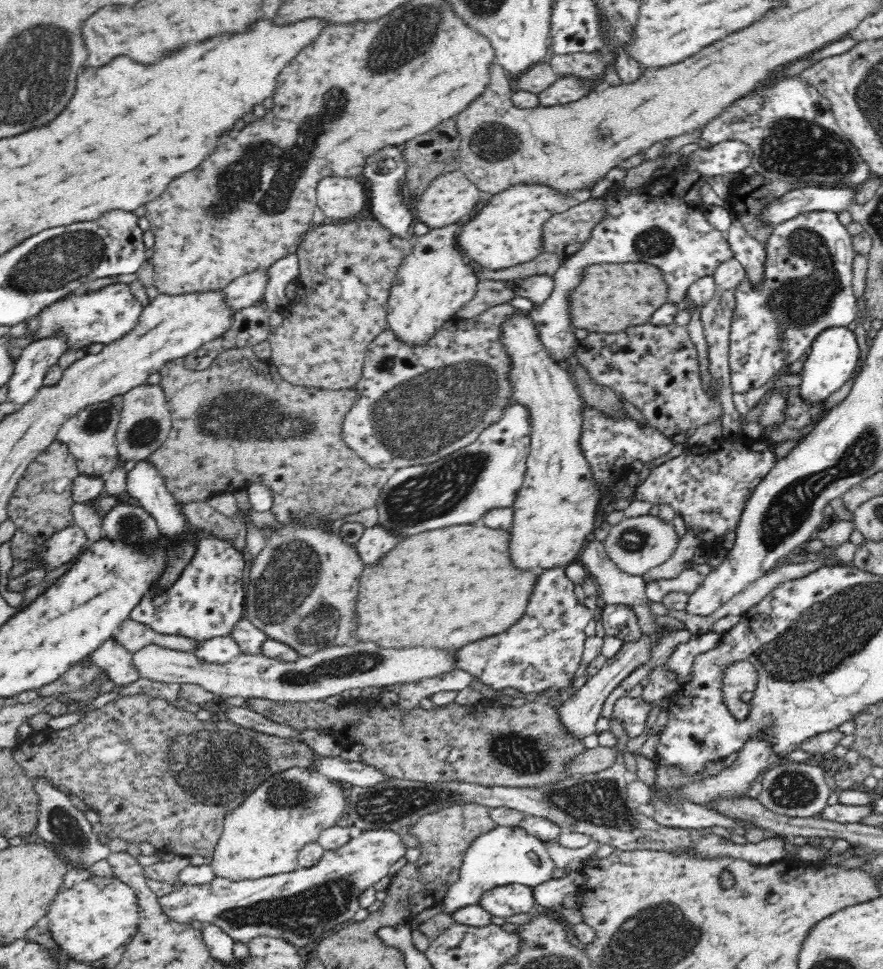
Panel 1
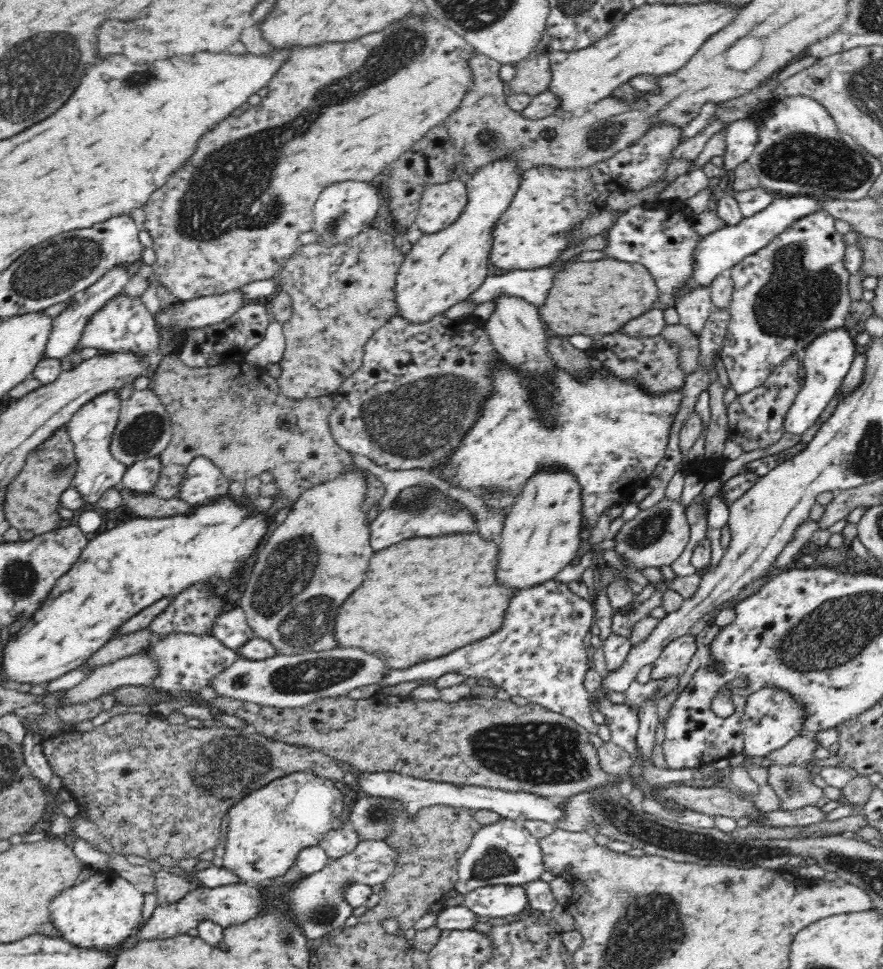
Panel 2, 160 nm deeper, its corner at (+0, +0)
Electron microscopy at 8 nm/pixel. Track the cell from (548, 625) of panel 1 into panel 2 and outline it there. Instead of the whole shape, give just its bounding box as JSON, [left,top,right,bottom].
[380,580,610,742]

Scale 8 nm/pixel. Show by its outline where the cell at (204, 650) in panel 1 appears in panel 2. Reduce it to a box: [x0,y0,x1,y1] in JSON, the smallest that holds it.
[143,632,237,694]

